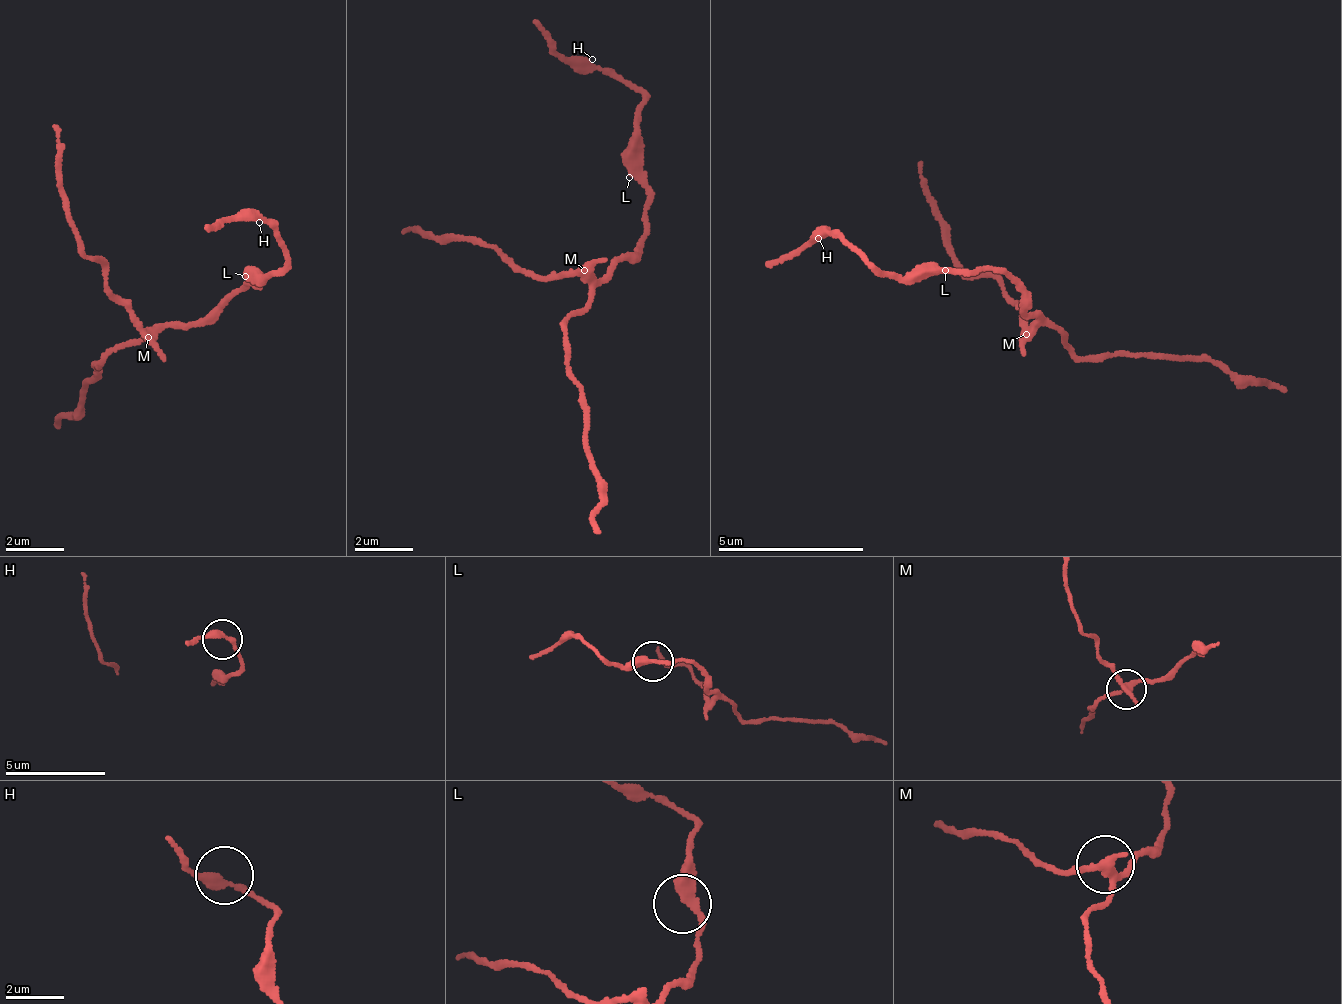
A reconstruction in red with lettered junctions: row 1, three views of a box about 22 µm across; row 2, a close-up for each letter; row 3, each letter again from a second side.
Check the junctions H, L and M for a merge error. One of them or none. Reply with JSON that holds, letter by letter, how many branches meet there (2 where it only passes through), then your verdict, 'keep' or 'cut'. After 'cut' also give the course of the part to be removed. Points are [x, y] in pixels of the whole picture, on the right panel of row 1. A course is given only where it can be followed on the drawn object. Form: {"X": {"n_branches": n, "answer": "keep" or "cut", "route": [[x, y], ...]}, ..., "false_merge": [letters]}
{"H": {"n_branches": 2, "answer": "keep"}, "L": {"n_branches": 2, "answer": "keep"}, "M": {"n_branches": 3, "answer": "cut", "route": [[1027, 332], [1015, 296], [965, 273], [923, 165]]}, "false_merge": ["M"]}

